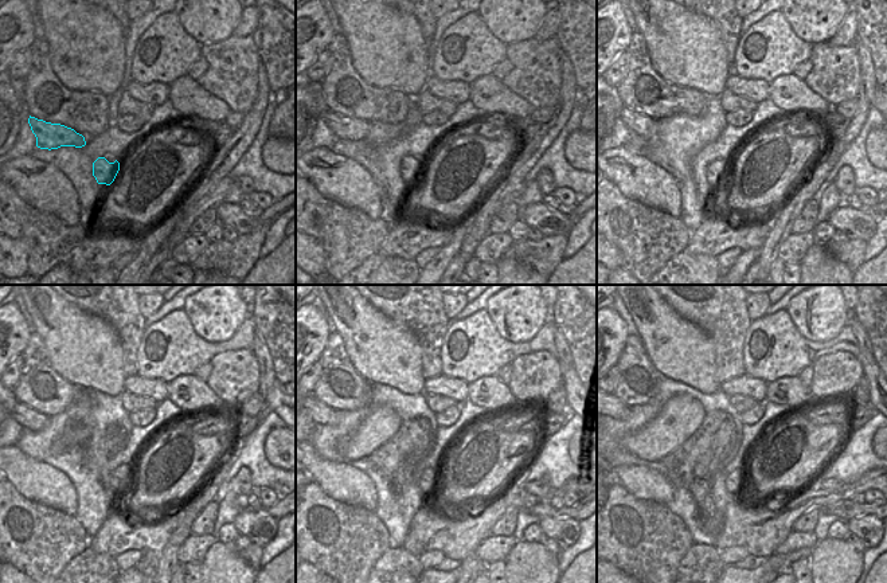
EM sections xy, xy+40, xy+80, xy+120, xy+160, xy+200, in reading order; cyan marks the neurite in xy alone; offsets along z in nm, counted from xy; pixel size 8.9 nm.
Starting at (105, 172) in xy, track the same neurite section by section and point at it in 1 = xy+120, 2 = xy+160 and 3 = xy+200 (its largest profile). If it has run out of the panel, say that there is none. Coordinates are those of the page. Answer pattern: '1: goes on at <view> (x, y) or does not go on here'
1: goes on at xy+120 (124, 477)
2: goes on at xy+160 (430, 478)
3: goes on at xy+200 (737, 482)

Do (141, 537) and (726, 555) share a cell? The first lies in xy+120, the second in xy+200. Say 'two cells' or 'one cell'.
two cells

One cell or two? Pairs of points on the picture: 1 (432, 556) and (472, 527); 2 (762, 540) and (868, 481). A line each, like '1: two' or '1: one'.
1: two
2: one

